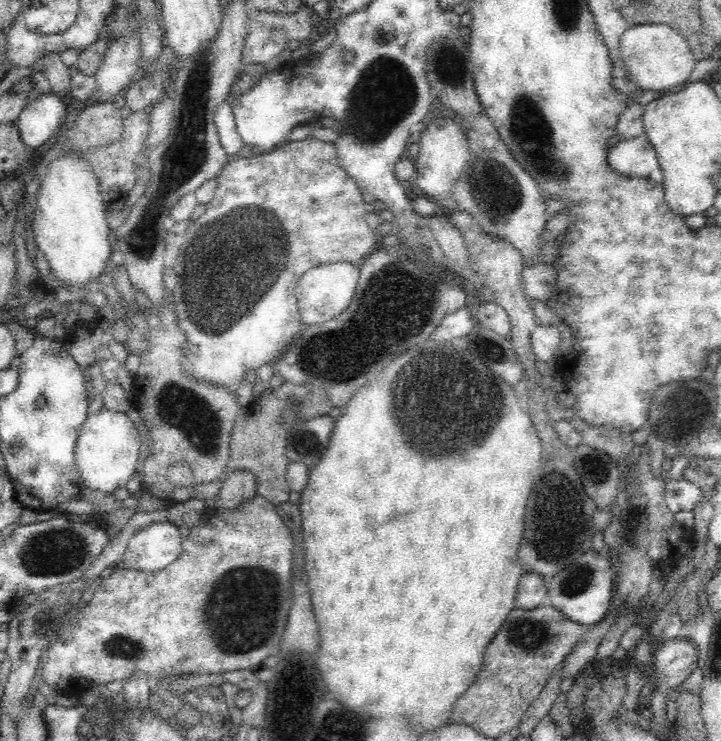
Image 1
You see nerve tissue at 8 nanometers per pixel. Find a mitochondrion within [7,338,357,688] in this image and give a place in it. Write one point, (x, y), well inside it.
(51, 551)

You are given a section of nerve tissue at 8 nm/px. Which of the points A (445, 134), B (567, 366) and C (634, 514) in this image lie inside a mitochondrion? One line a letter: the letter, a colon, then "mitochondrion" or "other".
A: other
B: other
C: other

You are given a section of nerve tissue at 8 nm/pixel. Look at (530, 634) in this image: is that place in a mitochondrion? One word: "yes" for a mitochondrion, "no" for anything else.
yes

